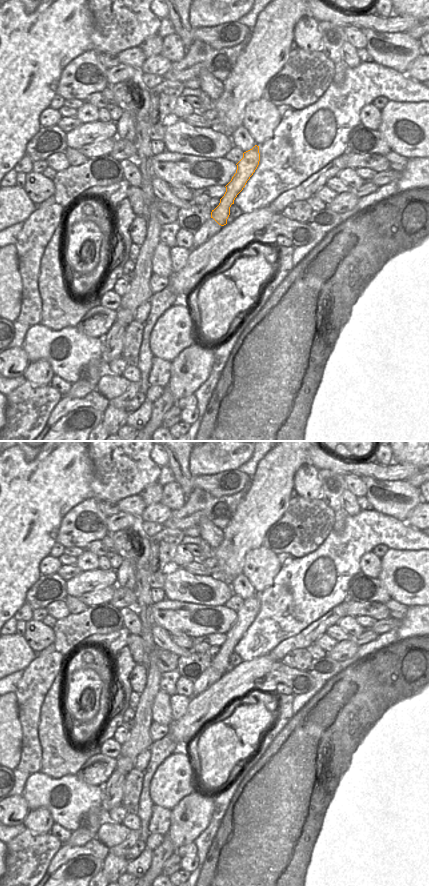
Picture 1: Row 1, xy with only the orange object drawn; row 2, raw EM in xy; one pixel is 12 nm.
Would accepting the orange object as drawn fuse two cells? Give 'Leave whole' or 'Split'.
Leave whole.

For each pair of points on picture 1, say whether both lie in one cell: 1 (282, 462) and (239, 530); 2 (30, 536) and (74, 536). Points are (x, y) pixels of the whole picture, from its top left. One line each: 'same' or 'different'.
1: same
2: different

